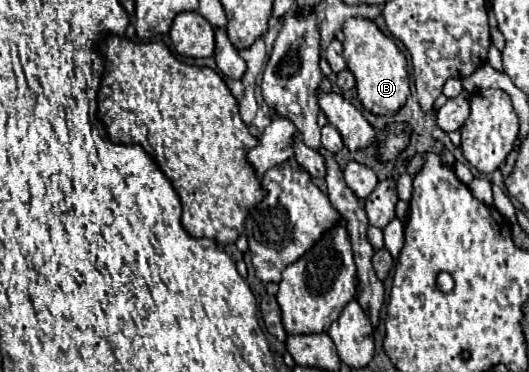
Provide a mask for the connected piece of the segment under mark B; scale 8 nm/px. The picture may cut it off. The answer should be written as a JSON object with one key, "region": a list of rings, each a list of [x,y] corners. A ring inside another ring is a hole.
{"region":[[[349,18],[343,26],[343,36],[343,56],[355,76],[357,98],[363,108],[381,116],[395,114],[409,96],[409,72],[403,52],[367,18]]]}

